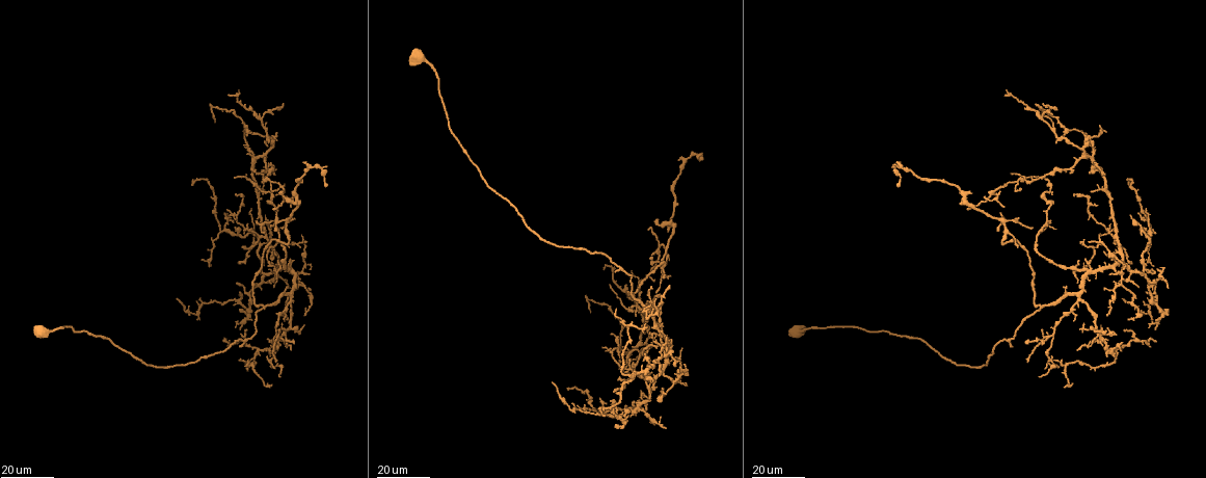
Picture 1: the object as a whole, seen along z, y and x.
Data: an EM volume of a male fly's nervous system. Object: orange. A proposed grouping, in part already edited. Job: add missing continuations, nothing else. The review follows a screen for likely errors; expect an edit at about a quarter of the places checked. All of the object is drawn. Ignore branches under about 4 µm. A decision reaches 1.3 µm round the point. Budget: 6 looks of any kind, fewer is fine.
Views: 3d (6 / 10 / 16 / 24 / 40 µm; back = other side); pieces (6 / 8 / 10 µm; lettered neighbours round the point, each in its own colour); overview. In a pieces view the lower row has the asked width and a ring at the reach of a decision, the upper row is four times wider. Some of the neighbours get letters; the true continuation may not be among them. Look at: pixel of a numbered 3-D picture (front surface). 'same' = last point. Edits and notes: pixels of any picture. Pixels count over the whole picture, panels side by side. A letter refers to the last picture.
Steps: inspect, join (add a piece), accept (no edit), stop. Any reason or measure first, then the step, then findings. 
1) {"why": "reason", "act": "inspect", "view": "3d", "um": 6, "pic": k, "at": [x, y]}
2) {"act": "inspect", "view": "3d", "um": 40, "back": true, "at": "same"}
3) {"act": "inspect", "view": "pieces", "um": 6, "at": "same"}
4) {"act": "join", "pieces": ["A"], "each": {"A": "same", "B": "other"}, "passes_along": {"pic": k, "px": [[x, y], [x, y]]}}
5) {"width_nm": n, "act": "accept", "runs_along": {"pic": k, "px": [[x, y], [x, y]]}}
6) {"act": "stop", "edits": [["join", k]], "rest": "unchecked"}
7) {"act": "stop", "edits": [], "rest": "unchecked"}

{"why": "an open end", "act": "inspect", "view": "3d", "um": 16, "pic": 1, "at": [239, 334]}

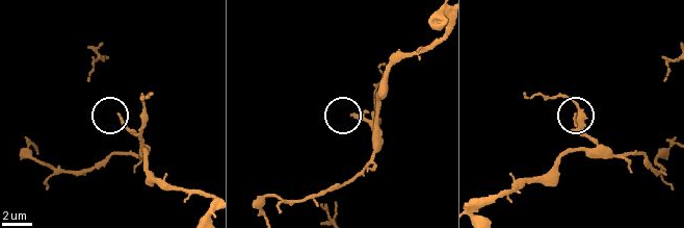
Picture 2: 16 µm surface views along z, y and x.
{"act": "inspect", "view": "pieces", "um": 6, "pic": 2, "at": [119, 117]}

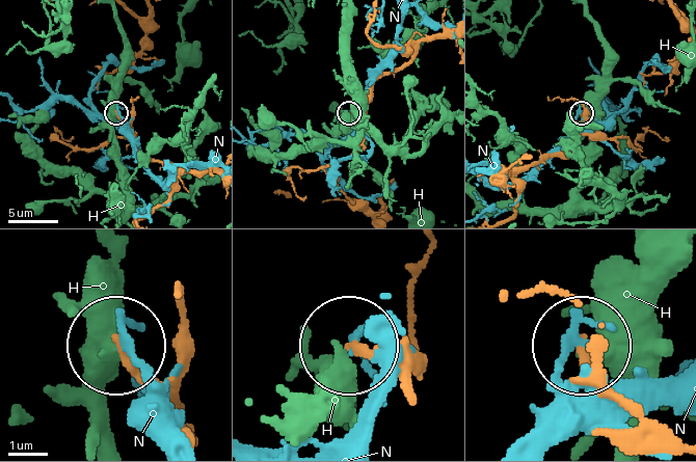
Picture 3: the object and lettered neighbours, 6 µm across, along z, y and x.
{"width_nm": 210, "act": "accept", "each": {"H": "other", "N": "other"}, "runs_along": {"pic": 3, "px": [[609, 397], [582, 351]]}, "found": "none of them fits"}

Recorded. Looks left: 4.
{"act": "inspect", "view": "3d", "um": 16, "pic": 1, "at": [1092, 192]}

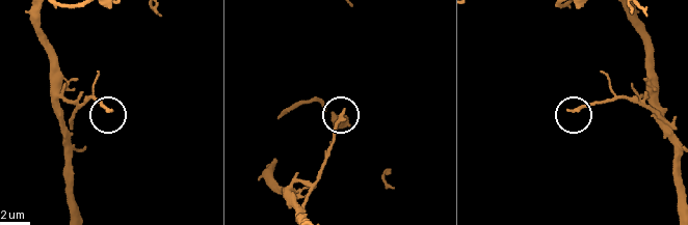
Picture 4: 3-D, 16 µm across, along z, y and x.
{"why": "see the neighbours", "act": "inspect", "view": "pieces", "um": 8, "pic": 4, "at": [112, 111]}

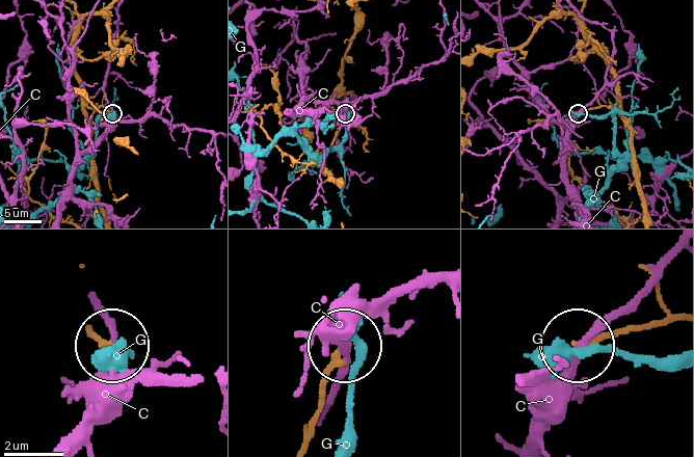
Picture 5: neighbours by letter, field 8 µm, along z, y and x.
{"act": "accept", "each": {"C": "other", "G": "other"}, "runs_along": {"pic": 5, "px": [[670, 319], [583, 343]]}, "found": "none of them fits"}

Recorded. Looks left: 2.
{"act": "stop", "edits": [], "rest": "unchecked"}

